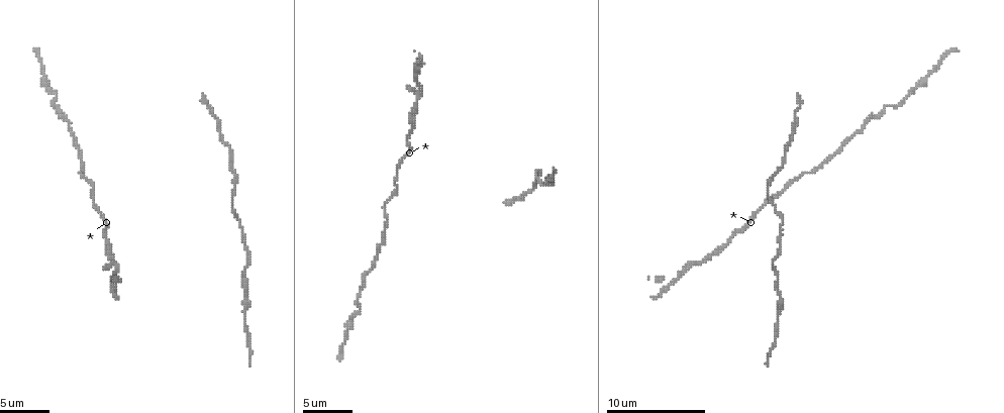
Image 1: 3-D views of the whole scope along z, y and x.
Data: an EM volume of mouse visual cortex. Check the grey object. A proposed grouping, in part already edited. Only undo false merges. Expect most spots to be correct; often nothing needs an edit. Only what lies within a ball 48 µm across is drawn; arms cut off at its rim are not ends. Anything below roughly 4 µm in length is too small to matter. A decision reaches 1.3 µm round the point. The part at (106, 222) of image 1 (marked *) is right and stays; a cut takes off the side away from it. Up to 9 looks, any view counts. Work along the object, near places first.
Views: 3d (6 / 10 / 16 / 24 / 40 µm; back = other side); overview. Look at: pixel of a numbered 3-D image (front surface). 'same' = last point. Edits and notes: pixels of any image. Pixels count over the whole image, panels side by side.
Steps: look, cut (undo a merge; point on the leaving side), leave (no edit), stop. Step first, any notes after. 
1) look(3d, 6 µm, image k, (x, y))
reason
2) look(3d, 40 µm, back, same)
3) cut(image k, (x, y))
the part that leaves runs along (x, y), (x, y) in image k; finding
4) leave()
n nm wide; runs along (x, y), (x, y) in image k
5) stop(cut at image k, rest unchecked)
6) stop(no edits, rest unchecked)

look(3d, 10 µm, image 1, (75, 135))
narrows sharply

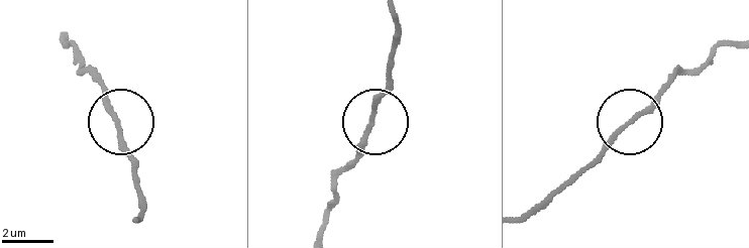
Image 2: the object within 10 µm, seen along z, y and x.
look(3d, 10 µm, back, image 2, (118, 124))

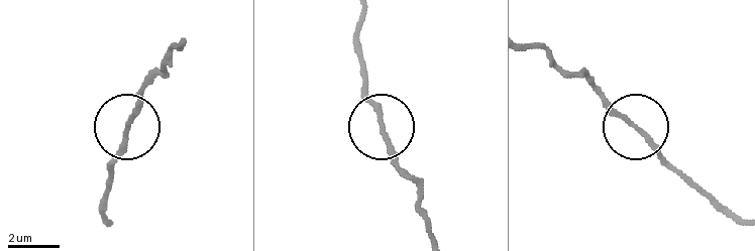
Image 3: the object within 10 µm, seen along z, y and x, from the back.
leave()
runs along (108, 221), (102, 209), (108, 169), (145, 87) in image 3; all the same cell

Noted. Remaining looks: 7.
look(3d, 16 µm, image 1, (803, 172))
narrows sharply

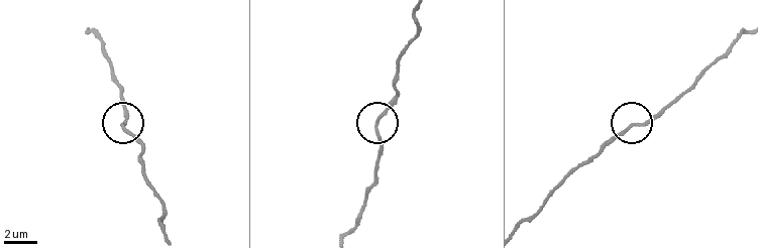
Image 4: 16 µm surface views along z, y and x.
leave()
runs along (544, 204), (626, 128), (650, 121), (665, 109) in image 4; continuous, no second cell

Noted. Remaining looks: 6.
look(3d, 6 µm, image 1, (110, 244))
calibre changes

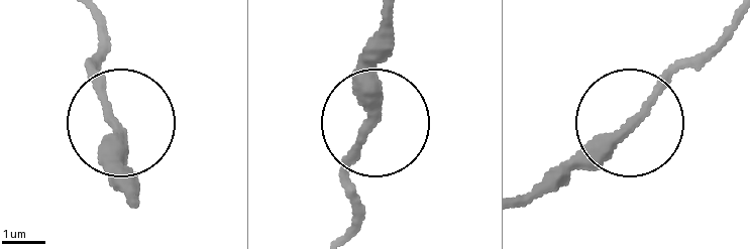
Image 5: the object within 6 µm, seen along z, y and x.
leave()
270 nm wide; runs along (355, 227), (345, 166), (378, 112), (378, 39) in image 5; all the same cell

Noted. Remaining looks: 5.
look(3d, 10 µm, image 1, (358, 311))
sudden change in width

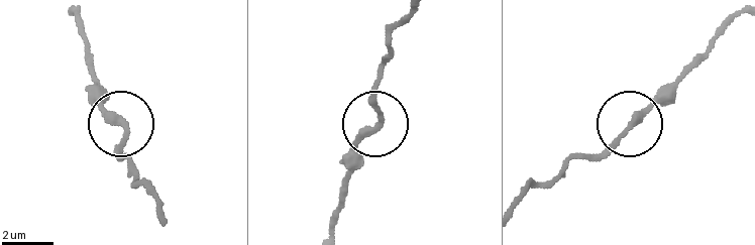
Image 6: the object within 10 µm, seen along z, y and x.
leave()
runs along (156, 202), (134, 179), (119, 149), (119, 124), (89, 87) in image 6; one cell here

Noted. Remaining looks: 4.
stop(no edits, rest unchecked)

